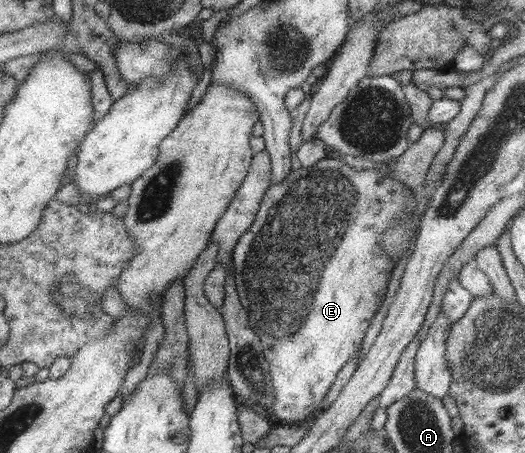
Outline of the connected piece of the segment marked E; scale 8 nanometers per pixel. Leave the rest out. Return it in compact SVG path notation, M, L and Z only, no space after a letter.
M325 157L312 167L299 167L291 171L281 183L270 184L263 195L257 216L247 231L239 237L232 249L232 267L236 292L239 303L247 311L247 327L251 327L260 339L262 347L268 355L270 383L272 384L272 412L270 418L275 423L297 425L307 422L307 417L314 416L318 411L327 391L337 378L337 373L349 359L355 357L360 350L361 339L365 334L371 317L381 305L381 296L385 295L386 281L393 269L393 262L389 255L385 255L381 245L381 234L385 228L393 226L405 214L405 202L413 192L411 187L389 179L388 173L375 172L373 169L356 171L348 167L339 158Z

